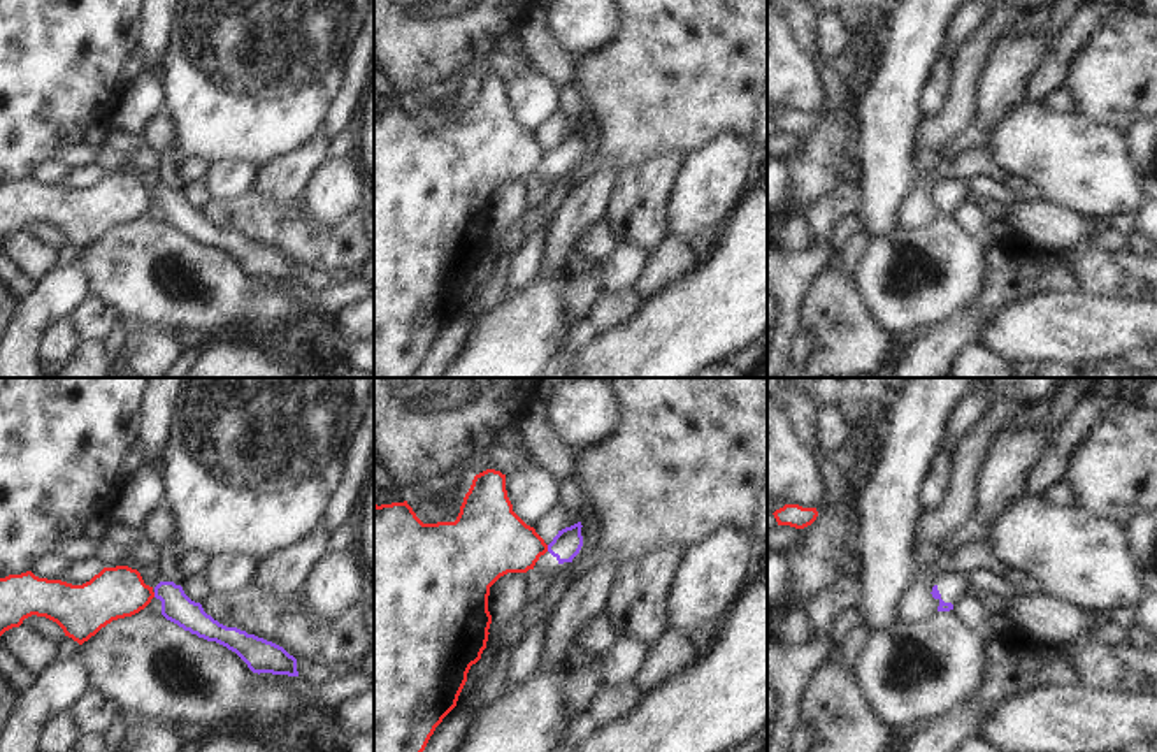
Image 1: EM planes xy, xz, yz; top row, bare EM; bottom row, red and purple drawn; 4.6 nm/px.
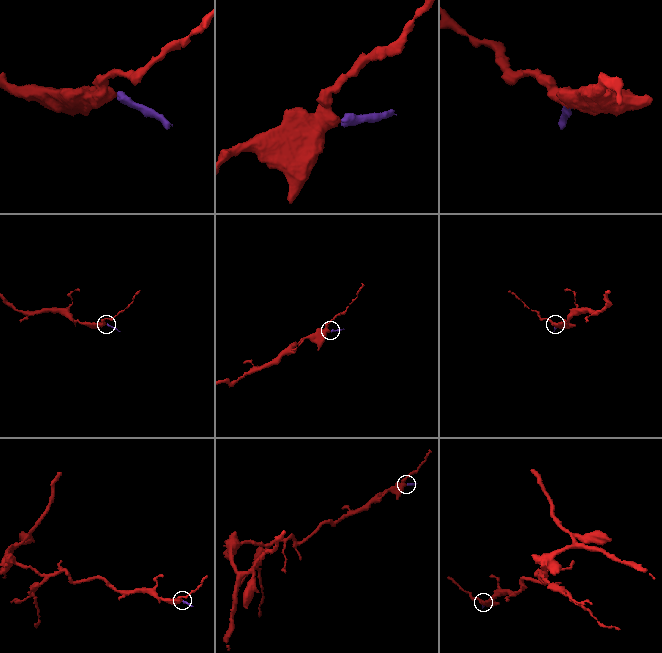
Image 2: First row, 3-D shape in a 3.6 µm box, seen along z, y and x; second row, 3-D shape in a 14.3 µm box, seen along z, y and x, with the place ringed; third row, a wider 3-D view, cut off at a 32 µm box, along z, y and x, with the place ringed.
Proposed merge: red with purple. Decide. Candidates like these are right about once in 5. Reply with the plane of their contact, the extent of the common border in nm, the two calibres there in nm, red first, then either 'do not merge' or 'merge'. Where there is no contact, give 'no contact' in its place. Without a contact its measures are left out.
contact in xz; length 30 nm; calibres 320 and 140 nm; do not merge

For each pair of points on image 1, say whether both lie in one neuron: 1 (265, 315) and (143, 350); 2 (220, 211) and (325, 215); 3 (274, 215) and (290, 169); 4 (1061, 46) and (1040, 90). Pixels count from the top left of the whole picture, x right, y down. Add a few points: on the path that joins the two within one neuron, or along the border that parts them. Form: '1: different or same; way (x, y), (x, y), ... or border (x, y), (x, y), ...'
1: different; border (146, 325), (172, 331), (186, 343)
2: different; border (299, 199), (320, 225), (348, 213)
3: different; border (251, 188), (274, 201), (297, 201)
4: same; way (1061, 57), (1047, 79)

